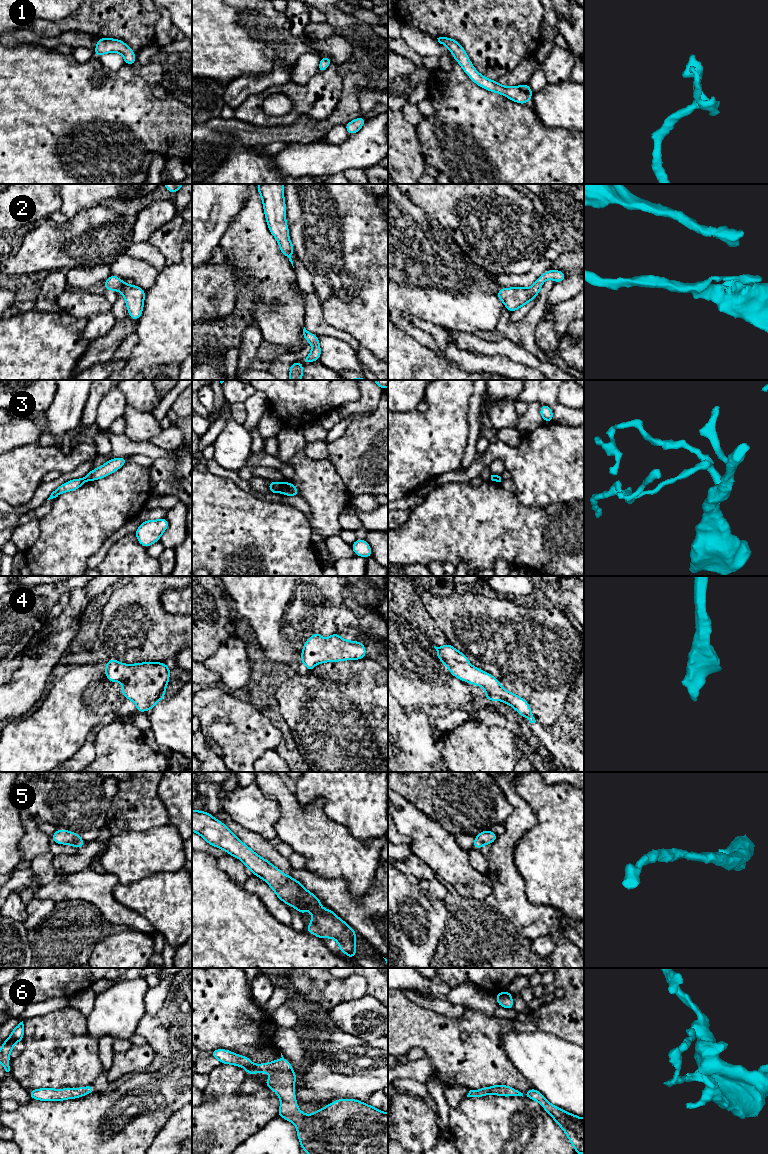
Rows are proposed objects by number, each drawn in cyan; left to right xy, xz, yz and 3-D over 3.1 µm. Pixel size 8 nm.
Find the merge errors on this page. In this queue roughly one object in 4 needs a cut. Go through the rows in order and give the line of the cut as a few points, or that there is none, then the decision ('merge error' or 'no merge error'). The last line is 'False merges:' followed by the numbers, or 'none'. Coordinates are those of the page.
1: cut none; no merge error
2: cut none; no merge error
3: cut xz (282, 483), (280, 491); merge error
4: cut none; no merge error
5: cut none; no merge error
6: cut none; no merge error
False merges: 3

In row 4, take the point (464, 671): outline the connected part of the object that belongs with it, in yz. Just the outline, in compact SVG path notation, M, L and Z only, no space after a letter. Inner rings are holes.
M450 643L441 647L434 646L434 648L437 651L438 659L448 667L454 677L481 686L486 691L487 695L483 699L504 702L513 707L521 718L526 716L530 723L536 722L532 710L524 698L505 690L494 676L472 666L464 653L459 652Z

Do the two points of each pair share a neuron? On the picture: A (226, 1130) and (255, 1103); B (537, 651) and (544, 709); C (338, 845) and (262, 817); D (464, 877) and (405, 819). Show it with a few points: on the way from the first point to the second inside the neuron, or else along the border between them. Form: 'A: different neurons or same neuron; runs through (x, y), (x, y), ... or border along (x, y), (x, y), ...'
A: same neuron; runs through (233, 1123), (248, 1110)
B: same neuron; runs through (540, 665), (544, 678), (544, 695)
C: different neurons; border along (274, 799), (280, 813), (274, 826), (278, 837)
D: same neuron; runs through (449, 862), (420, 833)

